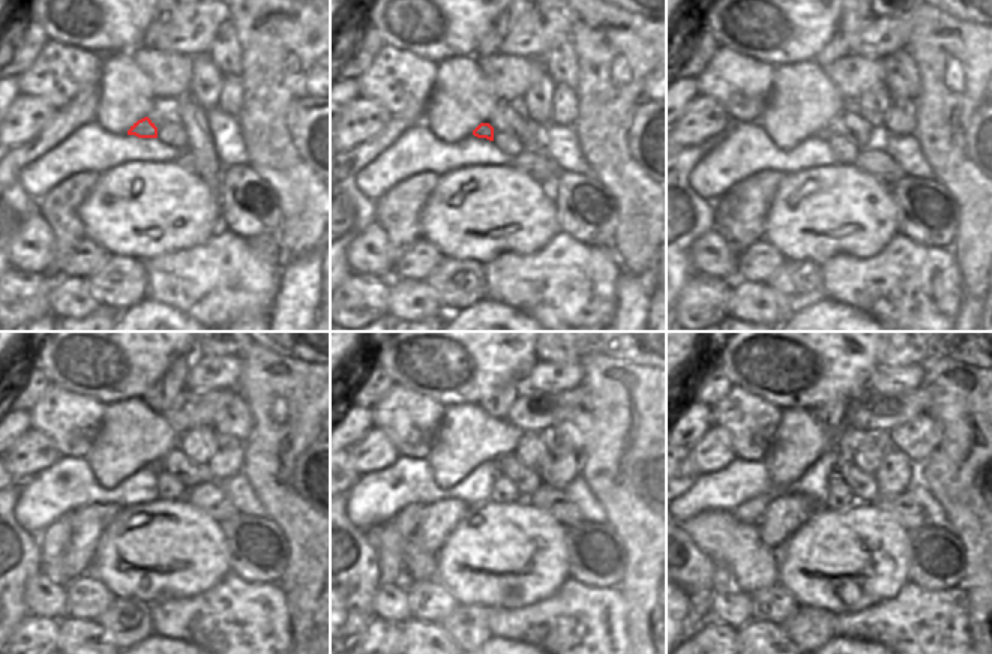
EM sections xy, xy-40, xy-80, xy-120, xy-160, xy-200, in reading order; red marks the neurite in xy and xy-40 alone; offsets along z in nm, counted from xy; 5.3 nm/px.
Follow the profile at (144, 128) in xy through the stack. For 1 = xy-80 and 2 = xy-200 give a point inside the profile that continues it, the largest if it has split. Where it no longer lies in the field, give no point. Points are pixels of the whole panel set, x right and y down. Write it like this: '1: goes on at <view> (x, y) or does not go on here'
1: goes on at xy-80 (824, 134)
2: goes on at xy-200 (836, 473)

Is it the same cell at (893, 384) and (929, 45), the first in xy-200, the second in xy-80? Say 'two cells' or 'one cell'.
two cells

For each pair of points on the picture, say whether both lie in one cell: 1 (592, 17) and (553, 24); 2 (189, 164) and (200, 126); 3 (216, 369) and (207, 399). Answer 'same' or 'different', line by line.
1: different
2: different
3: different

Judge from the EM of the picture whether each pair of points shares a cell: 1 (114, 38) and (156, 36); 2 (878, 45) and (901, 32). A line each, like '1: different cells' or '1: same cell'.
1: different cells
2: same cell

